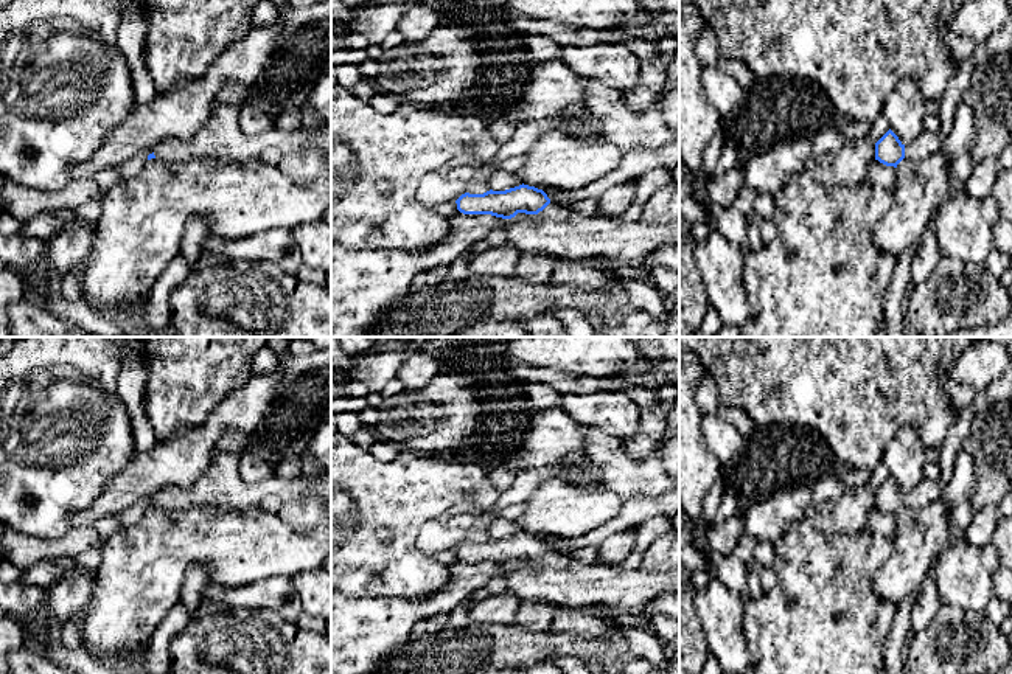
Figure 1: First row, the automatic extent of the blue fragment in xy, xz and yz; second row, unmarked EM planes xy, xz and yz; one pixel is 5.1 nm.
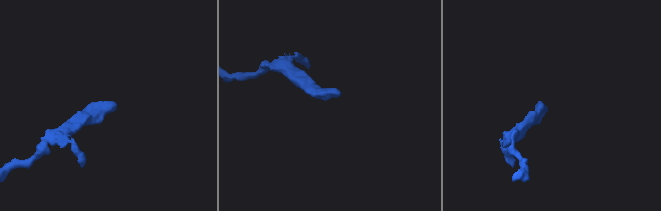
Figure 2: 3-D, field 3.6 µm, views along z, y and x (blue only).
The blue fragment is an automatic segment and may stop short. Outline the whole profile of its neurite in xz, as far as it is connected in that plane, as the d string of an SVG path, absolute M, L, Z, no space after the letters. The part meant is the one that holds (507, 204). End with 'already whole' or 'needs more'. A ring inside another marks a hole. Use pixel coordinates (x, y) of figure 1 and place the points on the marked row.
M519 185L505 191L487 191L483 194L462 194L457 210L463 214L491 214L507 219L505 230L510 242L522 253L535 252L557 258L558 261L620 262L633 267L644 266L662 245L679 247L679 221L656 225L639 221L622 222L598 214L581 216L569 207L552 203L543 189Z; needs more

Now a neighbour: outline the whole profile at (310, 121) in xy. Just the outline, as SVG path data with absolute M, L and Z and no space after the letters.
M306 102L300 107L302 112L302 129L305 130L317 130L326 124L326 121L322 121L312 110L312 107Z

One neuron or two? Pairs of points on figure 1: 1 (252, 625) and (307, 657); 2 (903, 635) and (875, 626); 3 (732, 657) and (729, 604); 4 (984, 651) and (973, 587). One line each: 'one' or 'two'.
1: one
2: two
3: one
4: two

